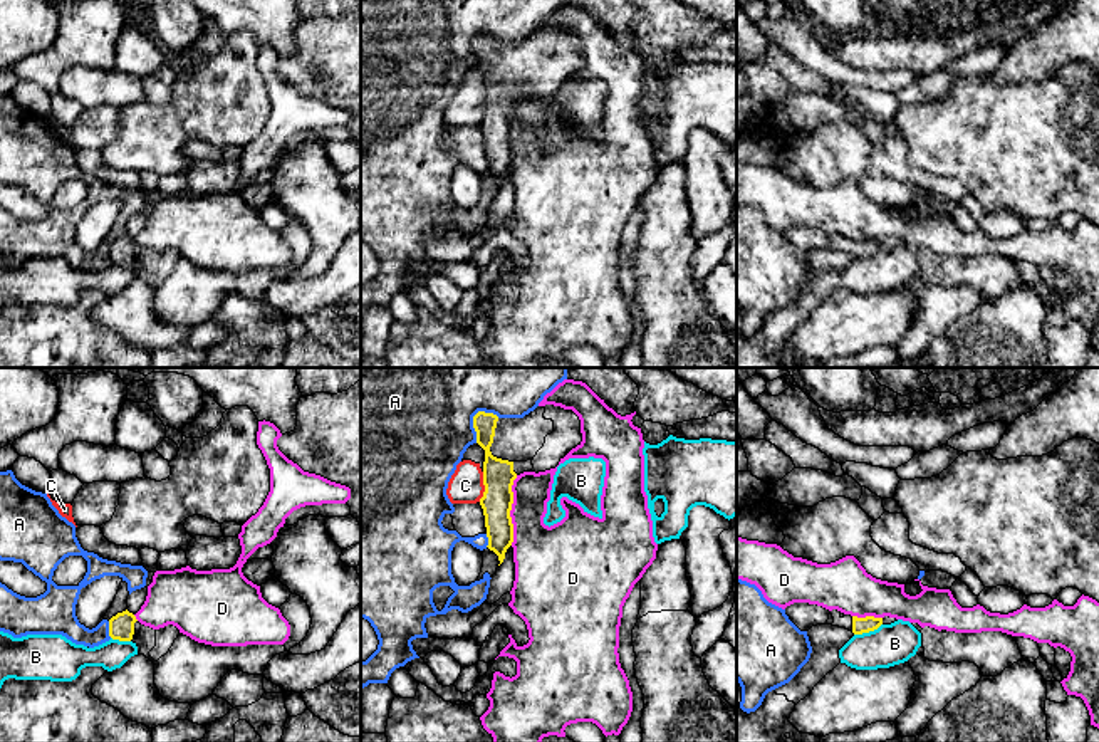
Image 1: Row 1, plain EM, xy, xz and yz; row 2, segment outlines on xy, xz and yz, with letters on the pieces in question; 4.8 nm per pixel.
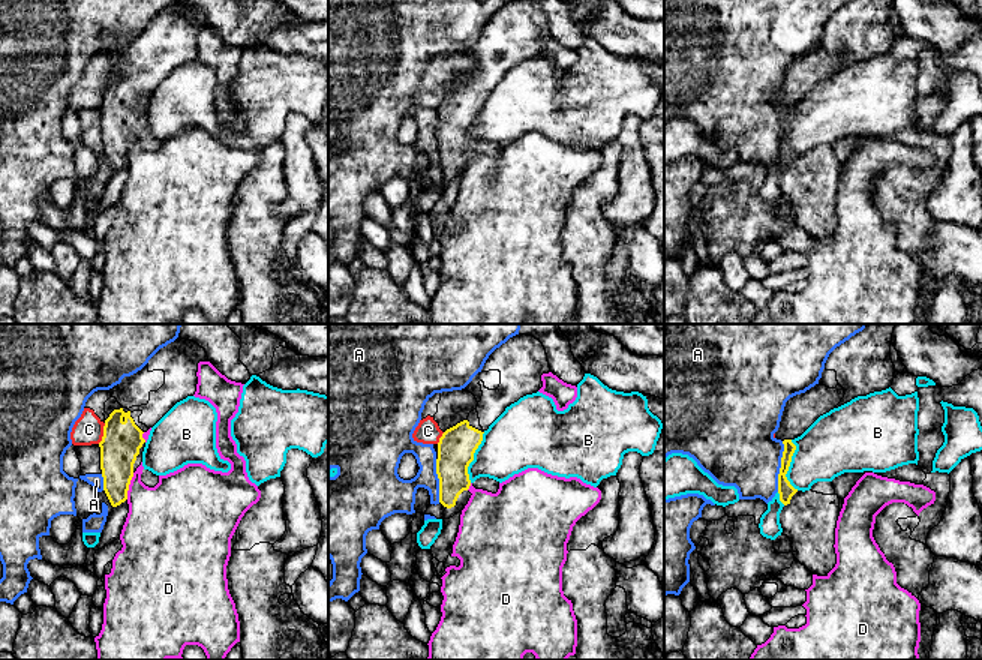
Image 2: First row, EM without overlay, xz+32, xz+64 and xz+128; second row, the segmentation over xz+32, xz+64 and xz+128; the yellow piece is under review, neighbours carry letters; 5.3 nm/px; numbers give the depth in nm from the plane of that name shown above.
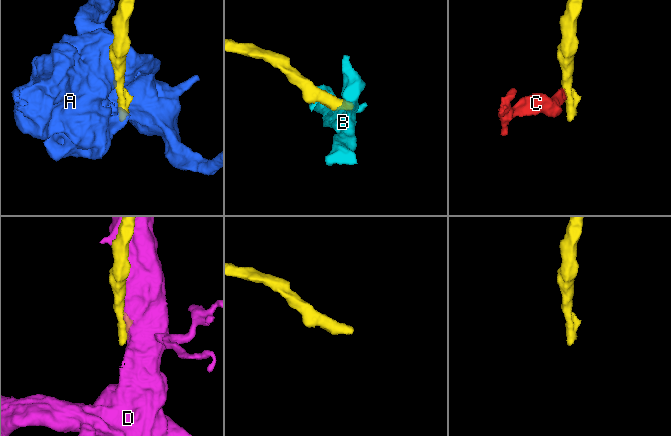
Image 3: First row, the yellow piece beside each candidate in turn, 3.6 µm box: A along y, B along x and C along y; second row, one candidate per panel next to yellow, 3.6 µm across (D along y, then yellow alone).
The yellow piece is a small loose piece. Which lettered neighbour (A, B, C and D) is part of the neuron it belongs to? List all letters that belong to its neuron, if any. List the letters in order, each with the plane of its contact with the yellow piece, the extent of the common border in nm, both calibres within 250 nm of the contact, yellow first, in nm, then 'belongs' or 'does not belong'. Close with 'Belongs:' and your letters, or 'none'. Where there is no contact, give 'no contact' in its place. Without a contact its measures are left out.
A: contact in xz; length 170 nm; calibres 110 and 480 nm; does not belong
B: contact in yz; length 150 nm; calibres 80 and 200 nm; does not belong
C: contact in xz; length 150 nm; calibres 150 and 160 nm; does not belong
D: contact in xz; length 340 nm; calibres 150 and 260 nm; does not belong
Belongs: none

